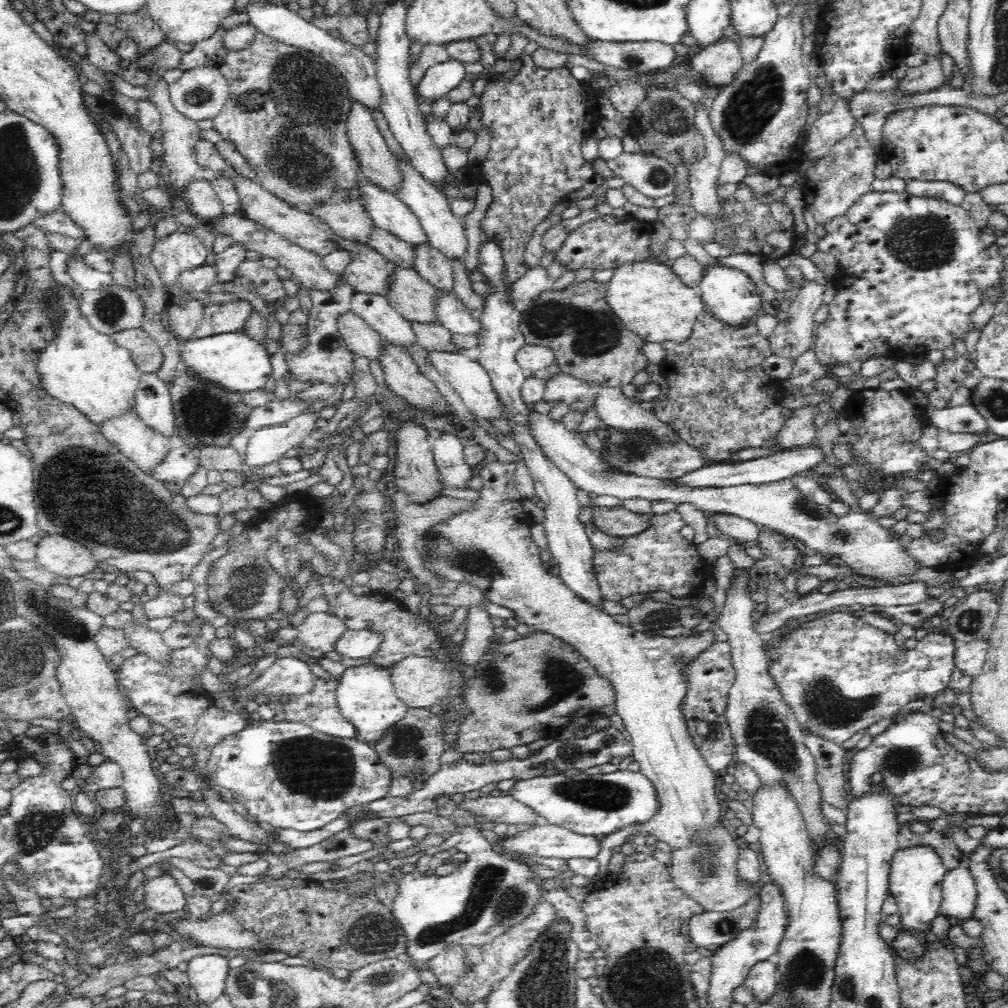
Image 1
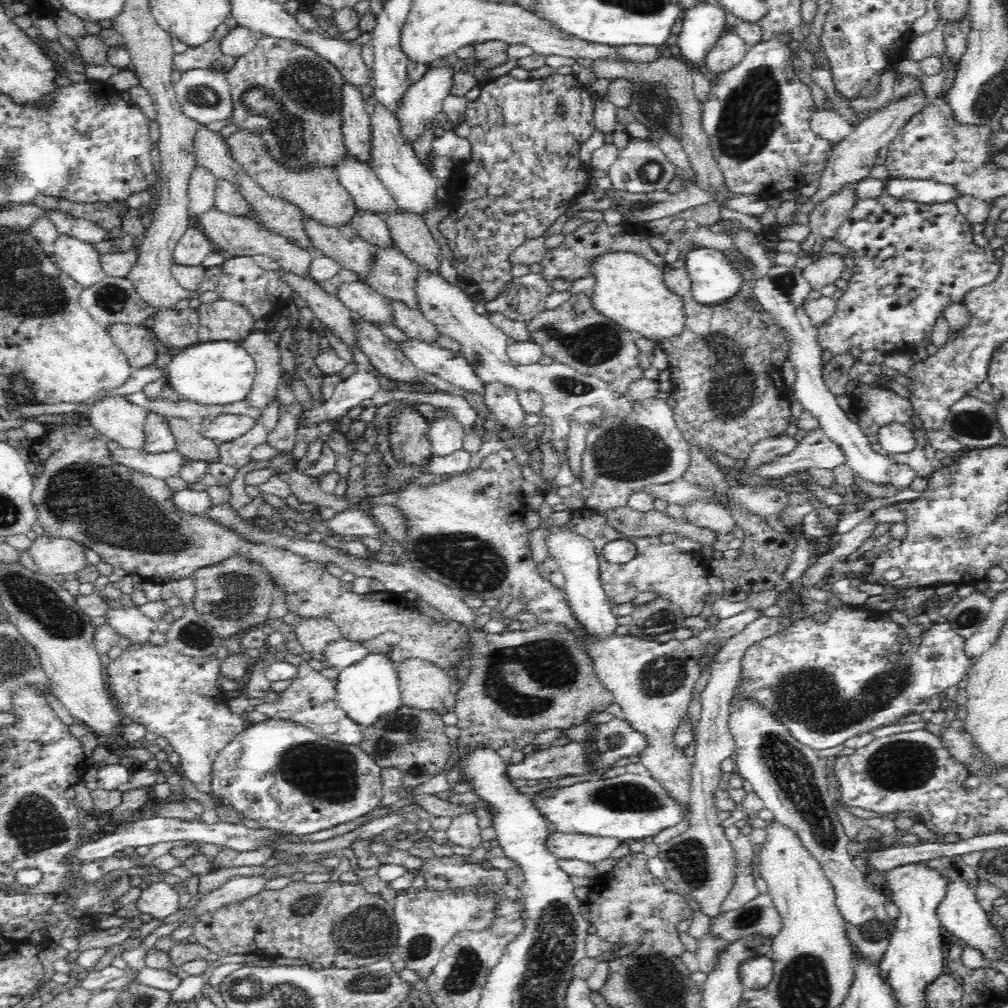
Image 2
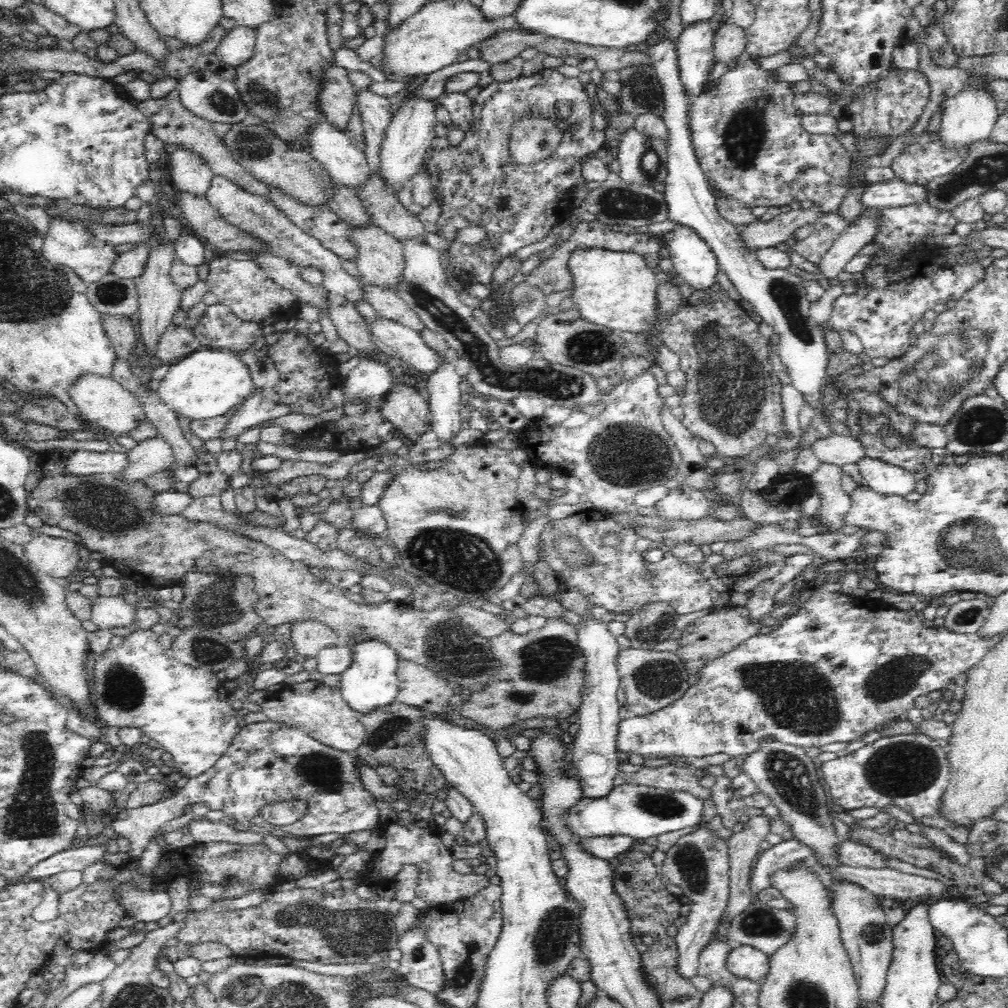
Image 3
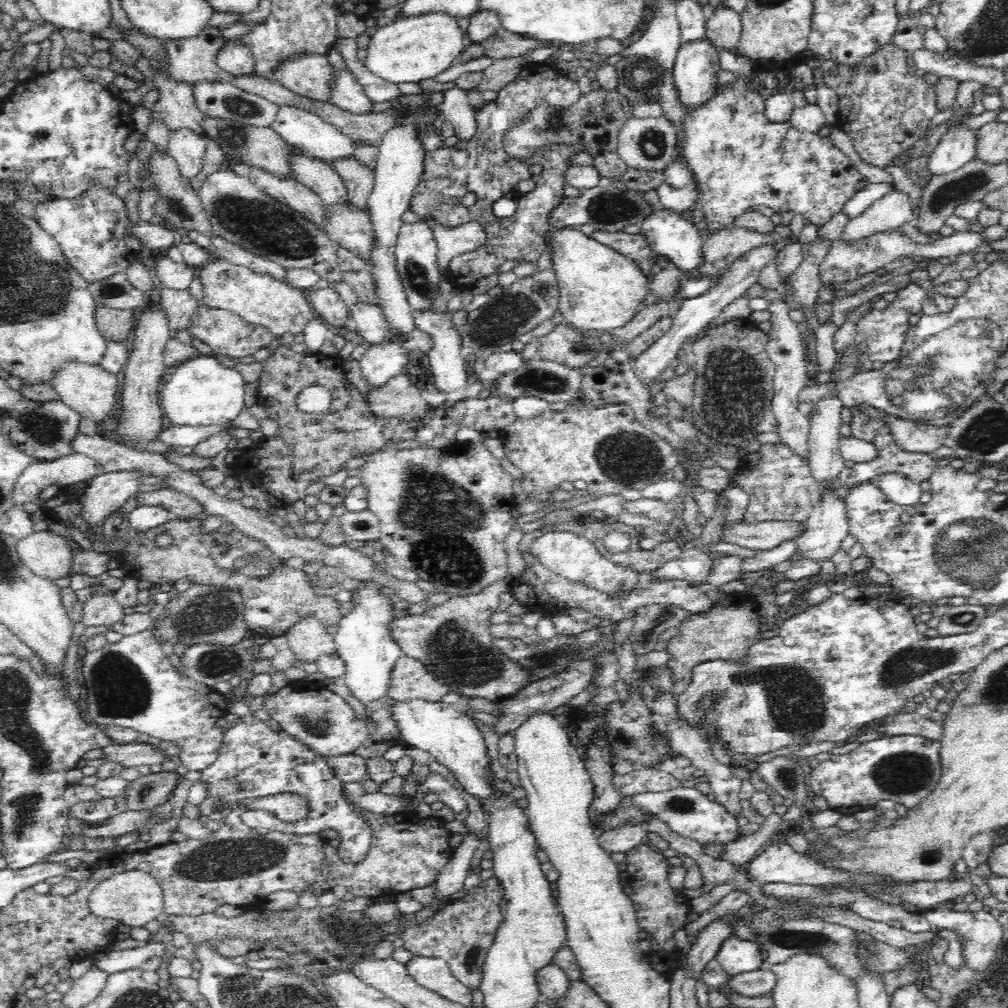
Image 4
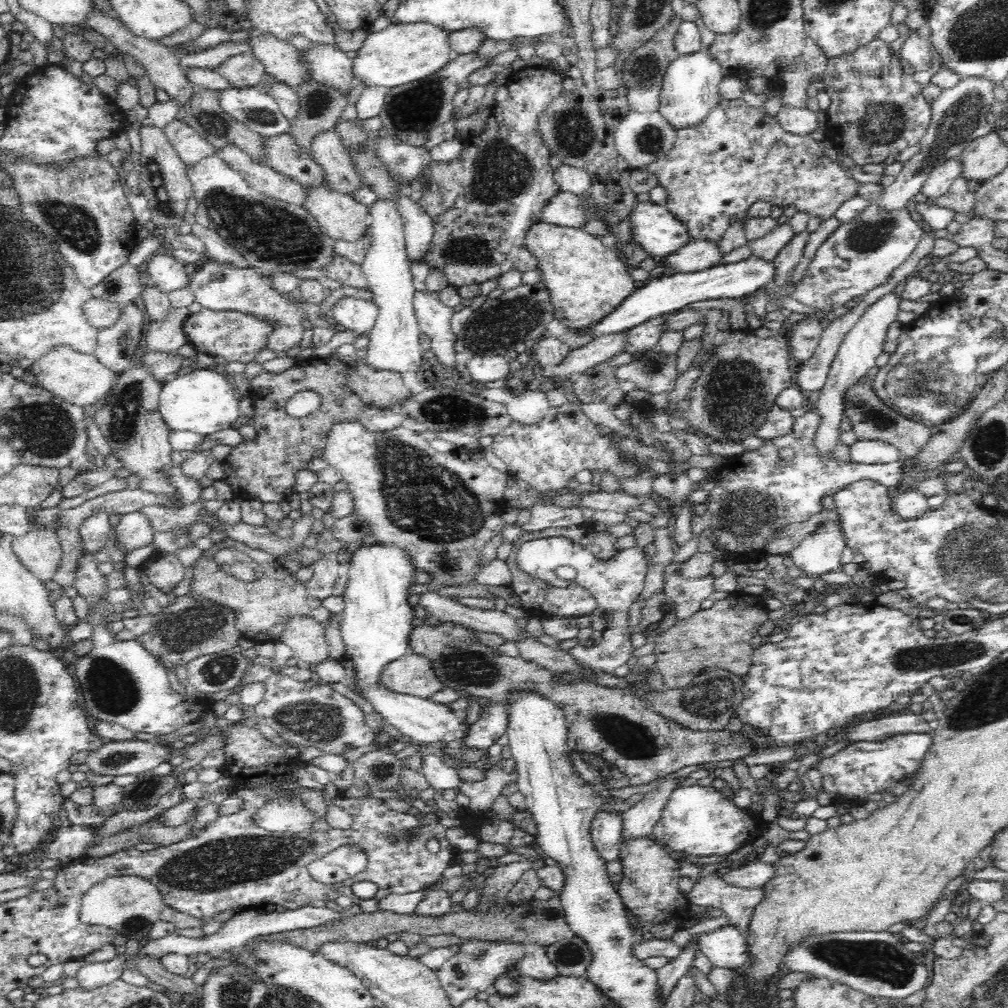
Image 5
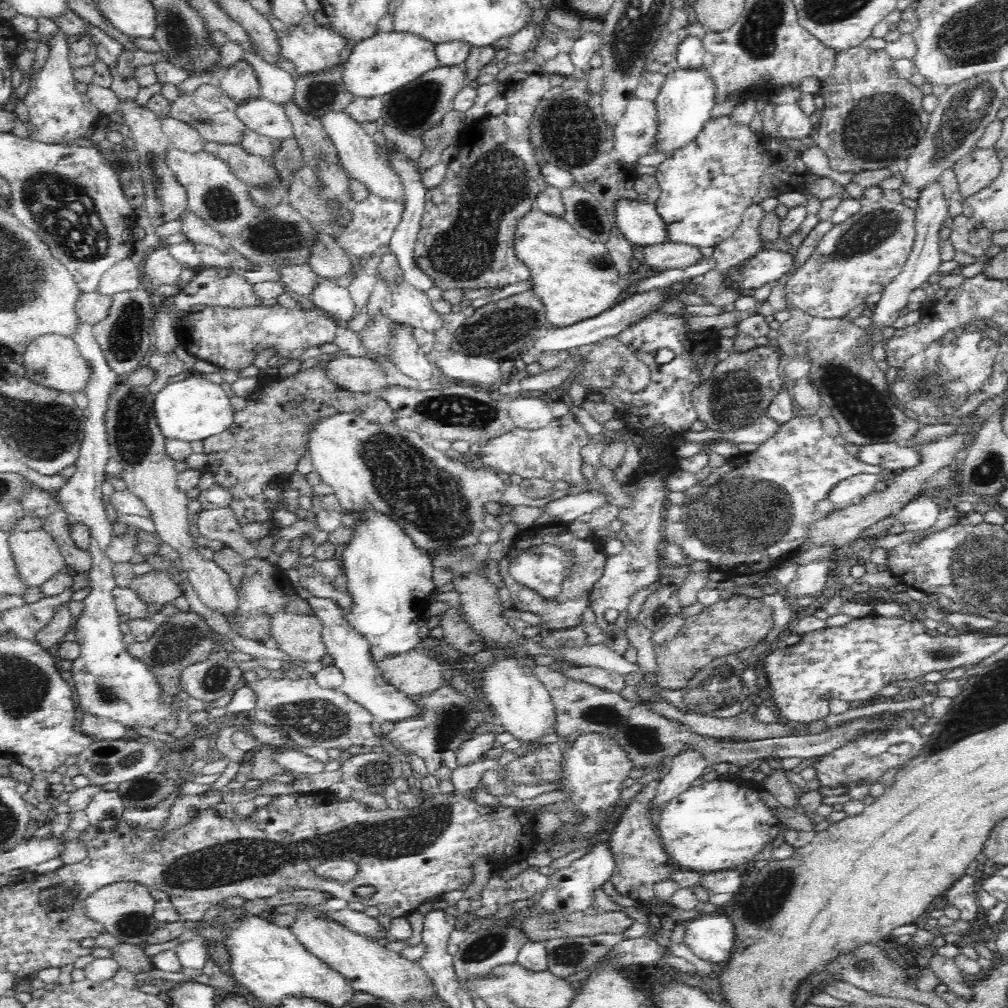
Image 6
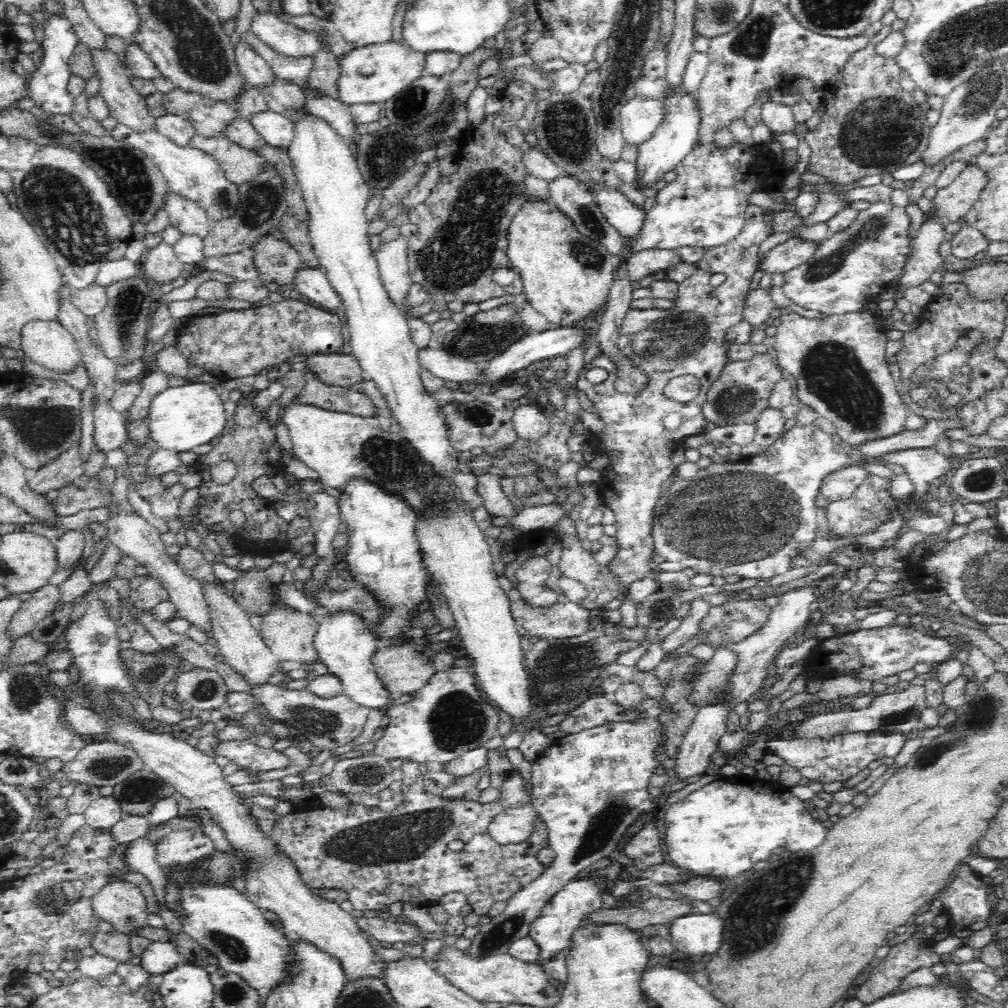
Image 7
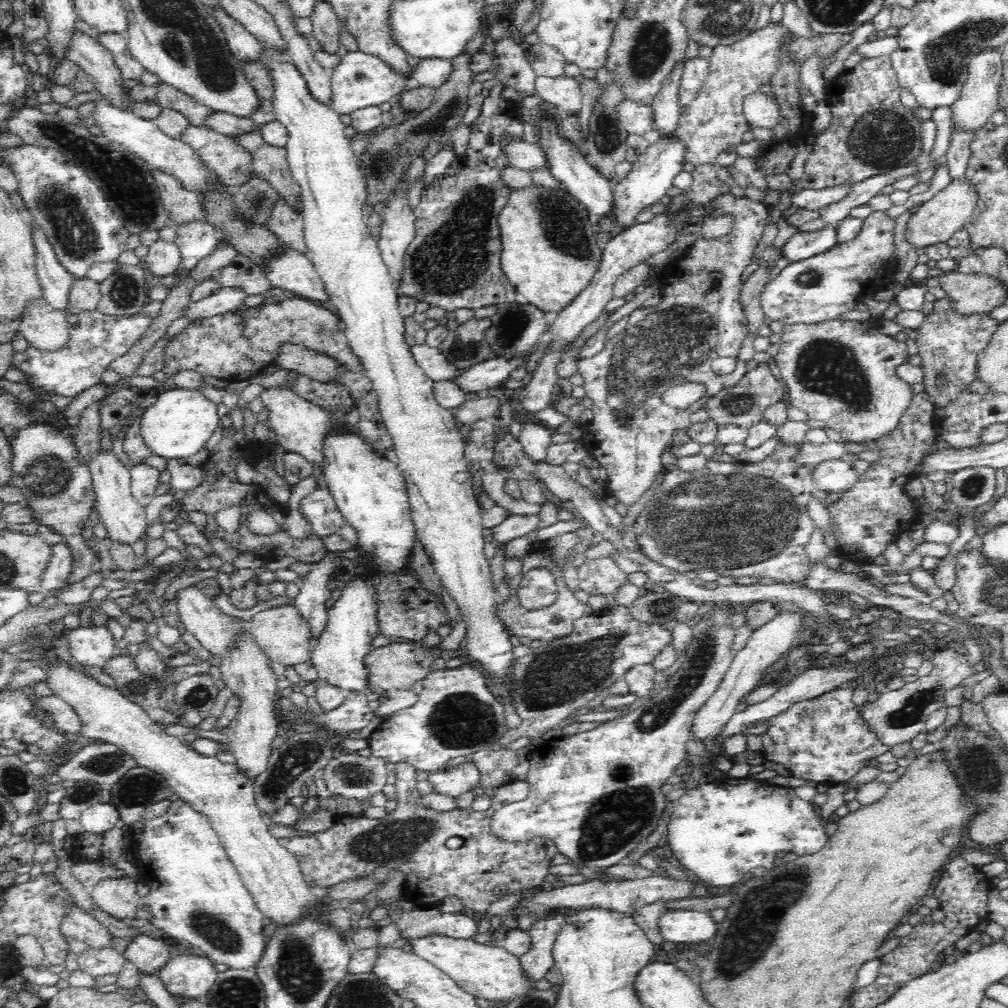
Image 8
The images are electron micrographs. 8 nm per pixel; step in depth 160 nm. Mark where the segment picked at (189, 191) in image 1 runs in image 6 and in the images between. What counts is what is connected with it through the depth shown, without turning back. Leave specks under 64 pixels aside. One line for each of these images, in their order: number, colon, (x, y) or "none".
2: (201, 187)
3: (187, 171)
4: (188, 148)
5: (191, 147)
6: (181, 135)

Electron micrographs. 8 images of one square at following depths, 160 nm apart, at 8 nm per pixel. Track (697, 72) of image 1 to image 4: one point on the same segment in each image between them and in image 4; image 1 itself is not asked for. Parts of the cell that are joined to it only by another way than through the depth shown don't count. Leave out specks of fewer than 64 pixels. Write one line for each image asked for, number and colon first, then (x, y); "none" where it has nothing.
2: (729, 50)
3: (729, 39)
4: (723, 28)

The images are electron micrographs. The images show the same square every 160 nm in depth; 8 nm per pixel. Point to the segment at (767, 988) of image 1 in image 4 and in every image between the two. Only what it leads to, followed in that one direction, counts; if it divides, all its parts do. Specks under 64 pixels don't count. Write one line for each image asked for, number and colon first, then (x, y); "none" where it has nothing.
2: (755, 972)
3: (747, 962)
4: (735, 955)

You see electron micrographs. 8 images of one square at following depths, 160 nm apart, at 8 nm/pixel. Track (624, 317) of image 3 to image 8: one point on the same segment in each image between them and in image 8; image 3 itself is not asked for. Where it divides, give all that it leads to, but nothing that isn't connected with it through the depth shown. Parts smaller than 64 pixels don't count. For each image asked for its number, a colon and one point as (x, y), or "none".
4: (600, 289)
5: (586, 281)
6: (574, 278)
7: (566, 276)
8: (550, 250)

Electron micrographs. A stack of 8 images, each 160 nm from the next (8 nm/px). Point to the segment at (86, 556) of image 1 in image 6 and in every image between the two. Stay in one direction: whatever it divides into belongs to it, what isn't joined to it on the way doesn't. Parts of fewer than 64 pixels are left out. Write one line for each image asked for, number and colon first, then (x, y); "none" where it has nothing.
2: (52, 555)
3: (57, 557)
4: (48, 555)
5: (39, 550)
6: (36, 557)

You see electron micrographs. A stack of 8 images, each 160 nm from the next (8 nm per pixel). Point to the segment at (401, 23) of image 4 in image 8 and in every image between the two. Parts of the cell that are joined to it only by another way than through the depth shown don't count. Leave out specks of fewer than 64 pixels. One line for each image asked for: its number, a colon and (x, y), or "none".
5: (400, 53)
6: (385, 62)
7: (373, 74)
8: (360, 80)

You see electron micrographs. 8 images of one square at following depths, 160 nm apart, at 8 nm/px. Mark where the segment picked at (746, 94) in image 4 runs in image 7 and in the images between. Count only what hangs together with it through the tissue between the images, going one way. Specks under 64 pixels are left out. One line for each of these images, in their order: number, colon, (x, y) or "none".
5: (738, 155)
6: (706, 187)
7: (704, 207)

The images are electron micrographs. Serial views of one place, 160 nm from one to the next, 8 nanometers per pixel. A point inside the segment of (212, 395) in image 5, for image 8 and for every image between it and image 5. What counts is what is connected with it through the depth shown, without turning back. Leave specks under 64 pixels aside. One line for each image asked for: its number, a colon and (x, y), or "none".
6: (192, 409)
7: (181, 418)
8: (180, 422)

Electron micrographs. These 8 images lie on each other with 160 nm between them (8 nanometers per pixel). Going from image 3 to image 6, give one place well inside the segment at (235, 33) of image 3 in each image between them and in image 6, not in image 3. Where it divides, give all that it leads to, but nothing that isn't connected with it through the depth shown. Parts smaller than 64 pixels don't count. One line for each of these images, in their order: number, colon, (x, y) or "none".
4: (233, 58)
5: (244, 70)
6: (239, 82)

